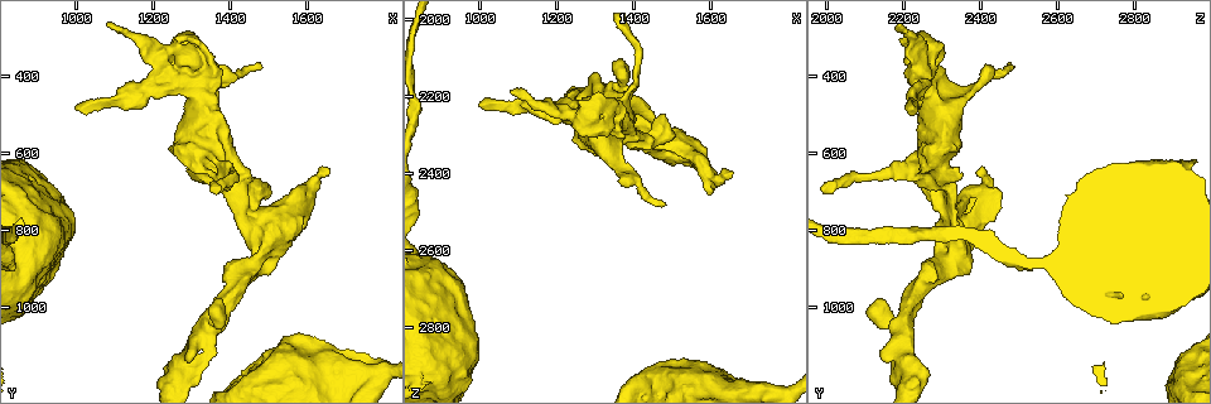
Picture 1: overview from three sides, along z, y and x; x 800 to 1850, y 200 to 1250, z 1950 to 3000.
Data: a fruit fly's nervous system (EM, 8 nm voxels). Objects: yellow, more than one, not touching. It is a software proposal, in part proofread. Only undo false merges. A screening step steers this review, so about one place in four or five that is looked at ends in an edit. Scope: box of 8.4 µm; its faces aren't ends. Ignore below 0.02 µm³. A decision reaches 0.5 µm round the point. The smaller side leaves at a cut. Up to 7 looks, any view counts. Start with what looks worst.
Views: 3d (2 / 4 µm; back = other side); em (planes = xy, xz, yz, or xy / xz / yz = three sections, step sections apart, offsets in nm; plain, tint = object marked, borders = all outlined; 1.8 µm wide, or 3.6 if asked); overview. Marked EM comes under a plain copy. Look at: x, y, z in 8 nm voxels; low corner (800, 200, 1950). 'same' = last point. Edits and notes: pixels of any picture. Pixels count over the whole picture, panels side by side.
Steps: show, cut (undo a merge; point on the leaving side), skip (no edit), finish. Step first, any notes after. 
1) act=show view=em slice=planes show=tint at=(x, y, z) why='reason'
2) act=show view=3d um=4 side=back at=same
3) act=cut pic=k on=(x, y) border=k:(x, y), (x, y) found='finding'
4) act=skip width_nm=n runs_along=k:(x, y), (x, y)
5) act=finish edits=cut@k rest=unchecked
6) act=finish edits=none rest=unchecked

act=show view=em slice=xy step=16 show=tint at=(1465, 850, 2340) why='a fork'

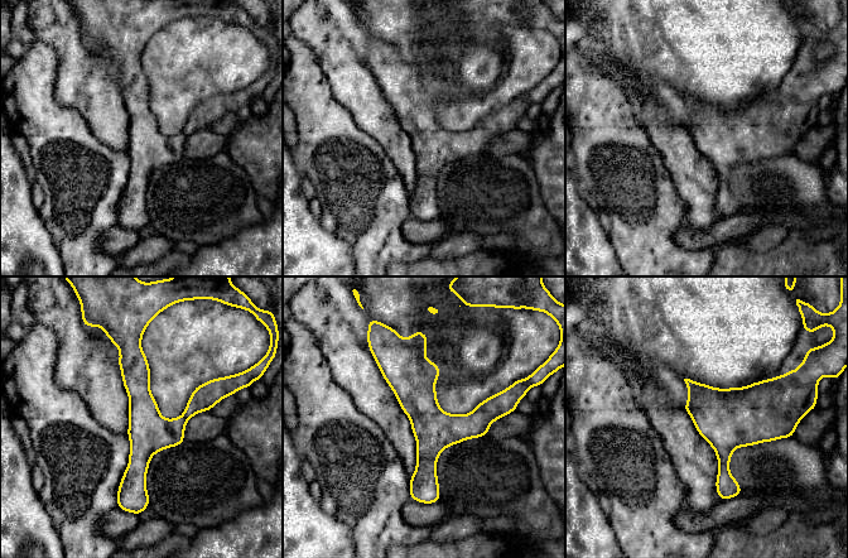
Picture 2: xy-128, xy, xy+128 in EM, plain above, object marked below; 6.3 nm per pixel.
act=show view=em slice=planes show=tint at=same why='another direction'

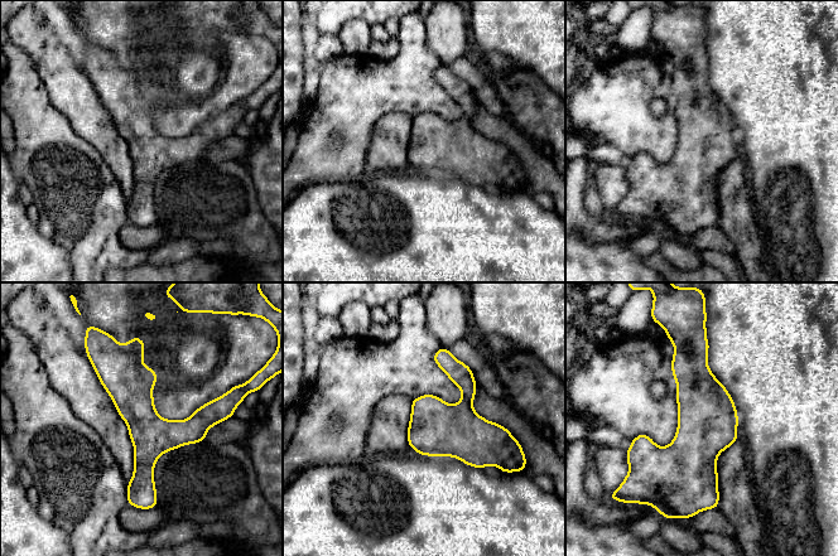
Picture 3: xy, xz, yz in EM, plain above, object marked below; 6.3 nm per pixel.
act=skip runs_along=3:(135, 348), (148, 499) found='all the same cell'

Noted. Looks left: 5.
act=show view=3d um=2 side=back at=(1355, 1025, 2200) why='sharp bend'

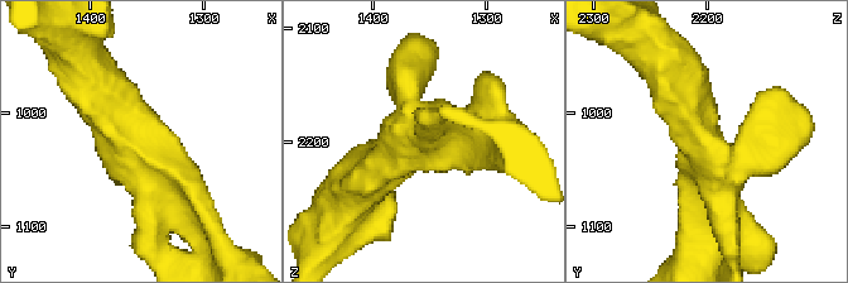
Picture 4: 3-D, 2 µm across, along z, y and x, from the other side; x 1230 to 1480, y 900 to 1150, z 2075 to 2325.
act=show view=em slice=yz step=8 show=tint at=(1360, 1018, 2206)

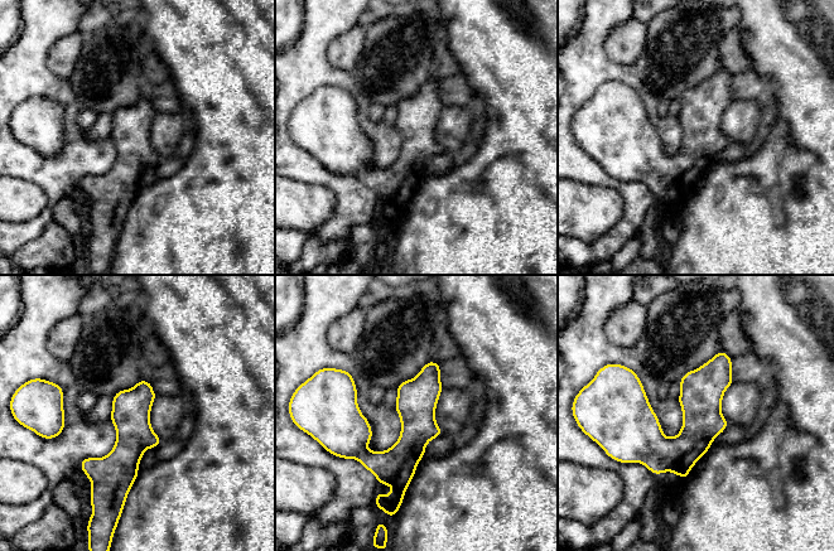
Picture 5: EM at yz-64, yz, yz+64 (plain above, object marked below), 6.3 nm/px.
act=skip runs_along=5:(728, 361), (678, 443), (625, 406) found='continuous, no second cell'

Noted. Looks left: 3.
act=show view=3d um=4 at=(1335, 630, 2295) why='arms run side by side'

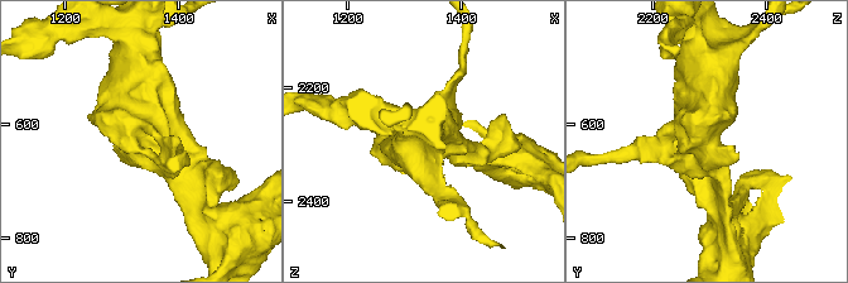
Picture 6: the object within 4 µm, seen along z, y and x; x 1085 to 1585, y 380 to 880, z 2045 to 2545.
act=show view=em um=3.6 slice=planes show=tint at=(1340, 630, 2285)

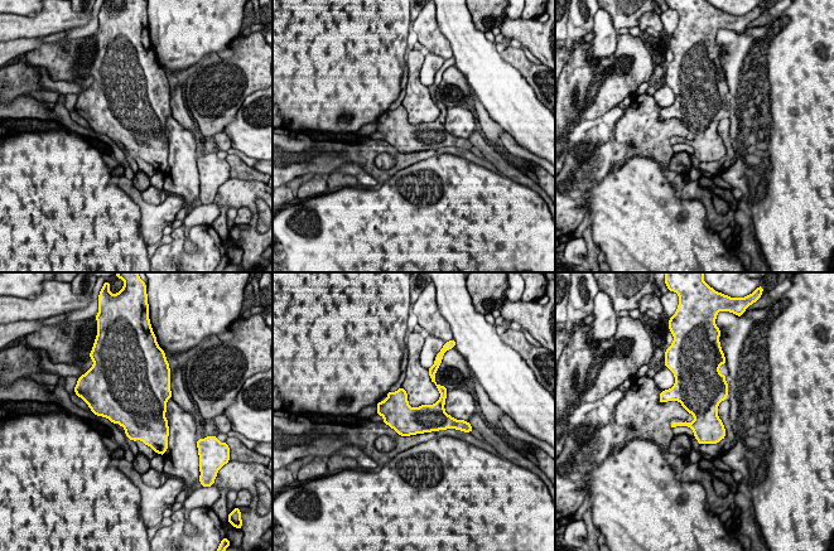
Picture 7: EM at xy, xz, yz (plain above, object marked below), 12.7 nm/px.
act=skip found='continuous, no second cell'

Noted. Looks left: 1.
act=finish edits=none rest=unchecked

